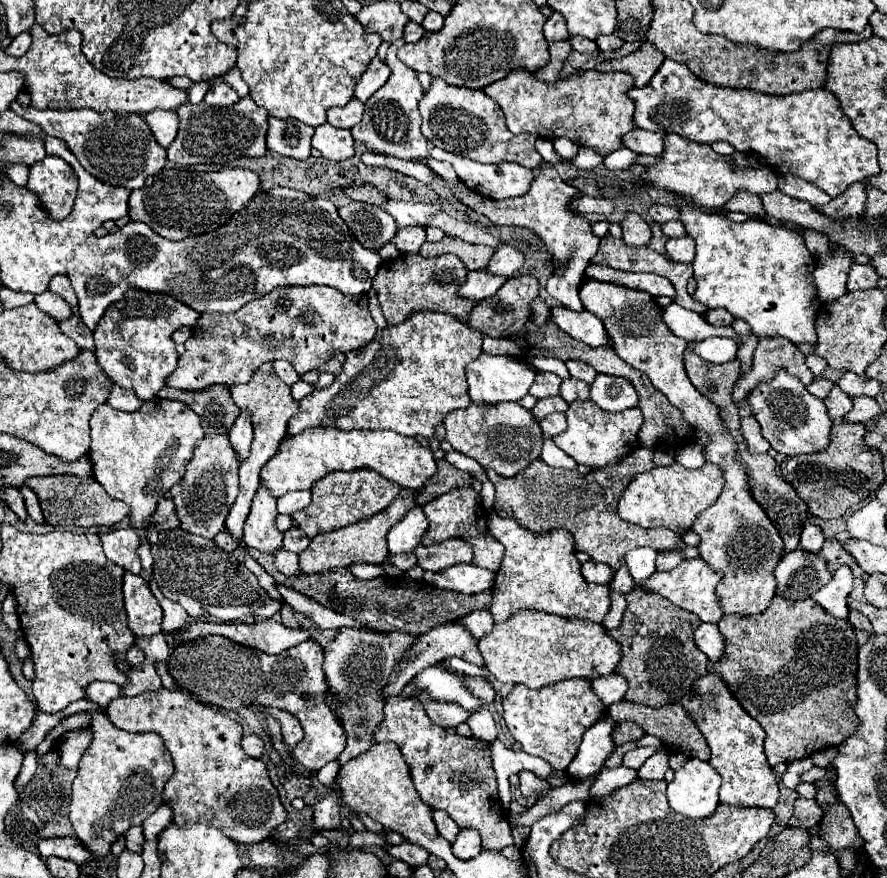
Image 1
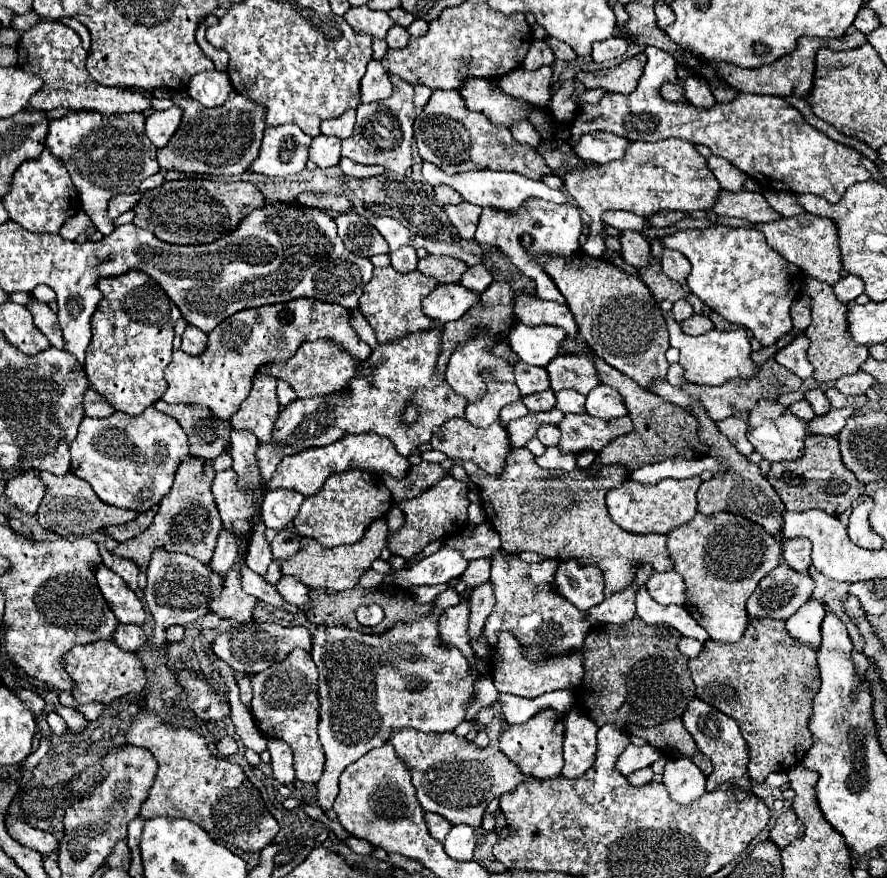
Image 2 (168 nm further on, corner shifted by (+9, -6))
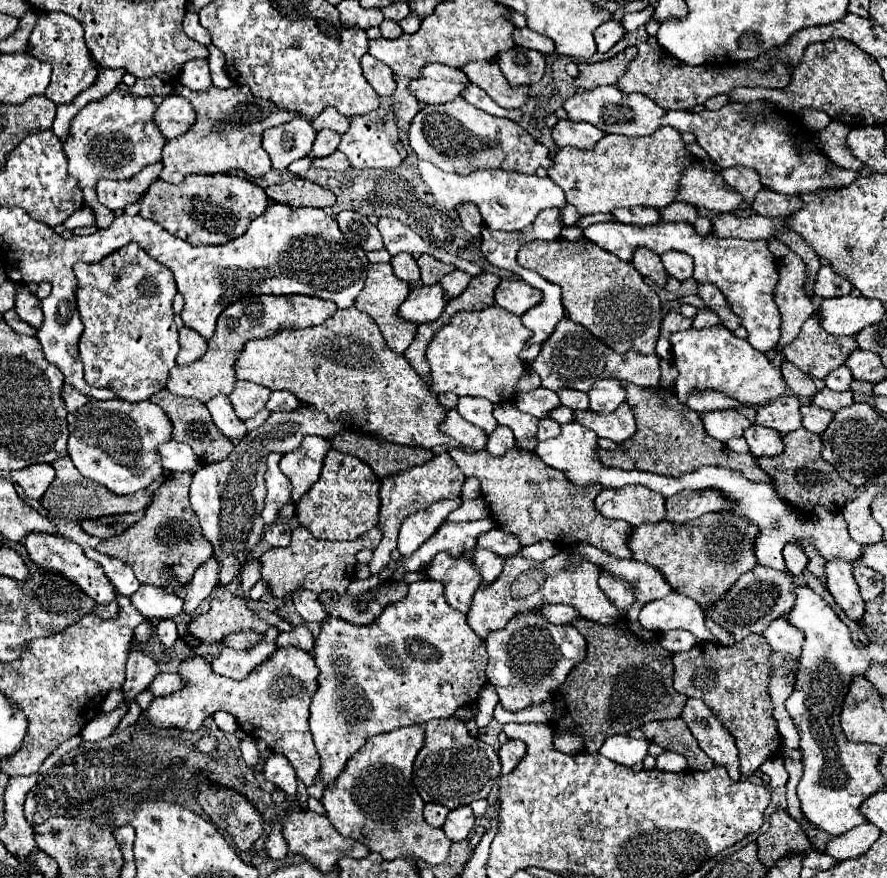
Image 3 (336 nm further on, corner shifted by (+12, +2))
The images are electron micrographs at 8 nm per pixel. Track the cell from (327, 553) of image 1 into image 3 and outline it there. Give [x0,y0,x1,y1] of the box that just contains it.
[259,526,381,598]

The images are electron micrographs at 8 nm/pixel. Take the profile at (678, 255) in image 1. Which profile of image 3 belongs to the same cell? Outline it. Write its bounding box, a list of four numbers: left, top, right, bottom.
[661,252,693,282]

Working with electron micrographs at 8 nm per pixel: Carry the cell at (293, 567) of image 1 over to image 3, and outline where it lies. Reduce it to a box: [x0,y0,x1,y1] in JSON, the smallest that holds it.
[293,590,329,624]

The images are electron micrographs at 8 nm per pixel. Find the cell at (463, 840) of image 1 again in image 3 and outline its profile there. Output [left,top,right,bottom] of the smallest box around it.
[443,806,475,842]

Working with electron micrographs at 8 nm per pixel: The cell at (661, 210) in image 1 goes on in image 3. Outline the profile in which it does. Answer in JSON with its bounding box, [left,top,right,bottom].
[661,202,697,224]

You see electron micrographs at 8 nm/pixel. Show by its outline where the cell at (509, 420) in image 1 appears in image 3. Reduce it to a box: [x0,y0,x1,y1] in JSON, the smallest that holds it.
[439,410,487,450]

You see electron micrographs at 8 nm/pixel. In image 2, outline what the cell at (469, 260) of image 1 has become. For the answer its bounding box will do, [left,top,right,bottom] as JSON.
[418,256,468,284]

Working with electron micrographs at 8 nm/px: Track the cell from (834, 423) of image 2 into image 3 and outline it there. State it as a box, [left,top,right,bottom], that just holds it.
[801,404,833,434]

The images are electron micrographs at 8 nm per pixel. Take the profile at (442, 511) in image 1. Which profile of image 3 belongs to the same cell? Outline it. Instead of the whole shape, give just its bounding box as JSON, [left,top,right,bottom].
[369,452,465,574]

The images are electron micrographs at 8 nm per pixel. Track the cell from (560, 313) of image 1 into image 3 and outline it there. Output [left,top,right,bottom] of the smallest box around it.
[495,280,543,316]

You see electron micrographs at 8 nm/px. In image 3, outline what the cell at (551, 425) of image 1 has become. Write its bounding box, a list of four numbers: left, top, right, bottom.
[537,418,561,440]

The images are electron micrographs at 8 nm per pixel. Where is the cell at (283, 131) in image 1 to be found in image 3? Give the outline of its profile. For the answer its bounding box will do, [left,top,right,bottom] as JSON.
[263,118,315,170]

